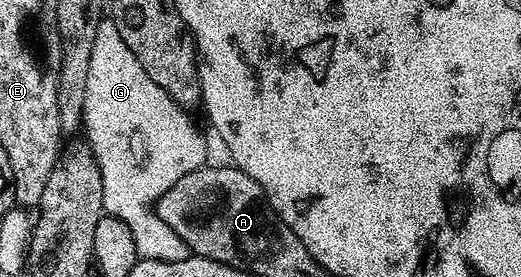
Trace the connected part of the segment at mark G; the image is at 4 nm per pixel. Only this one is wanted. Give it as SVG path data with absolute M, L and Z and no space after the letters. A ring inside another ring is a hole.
M105 17L97 25L93 54L89 56L89 77L85 93L82 126L87 127L86 142L90 143L101 169L103 211L129 225L140 259L185 261L189 252L181 237L167 235L167 228L154 213L158 199L179 176L179 116L185 108L133 57L133 49L121 41L117 25Z

